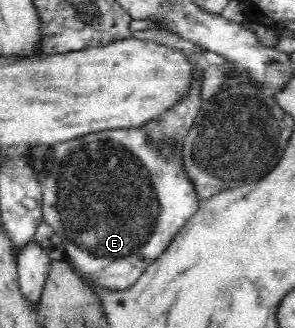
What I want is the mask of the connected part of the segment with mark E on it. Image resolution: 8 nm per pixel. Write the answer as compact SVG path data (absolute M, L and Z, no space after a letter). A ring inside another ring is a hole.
M147 126L139 127L139 129L101 130L75 138L73 142L58 143L55 145L53 170L50 171L49 177L42 182L42 189L44 190L42 195L42 218L47 225L53 227L53 231L63 241L66 258L72 260L69 263L72 270L79 273L85 282L91 281L93 285L109 288L110 291L121 291L135 285L146 267L155 262L166 251L175 235L199 209L200 202L203 201L196 197L191 181L188 181L182 173L182 154L179 152L163 154L161 150L157 150L157 146L153 142L149 142L147 133L149 133Z

